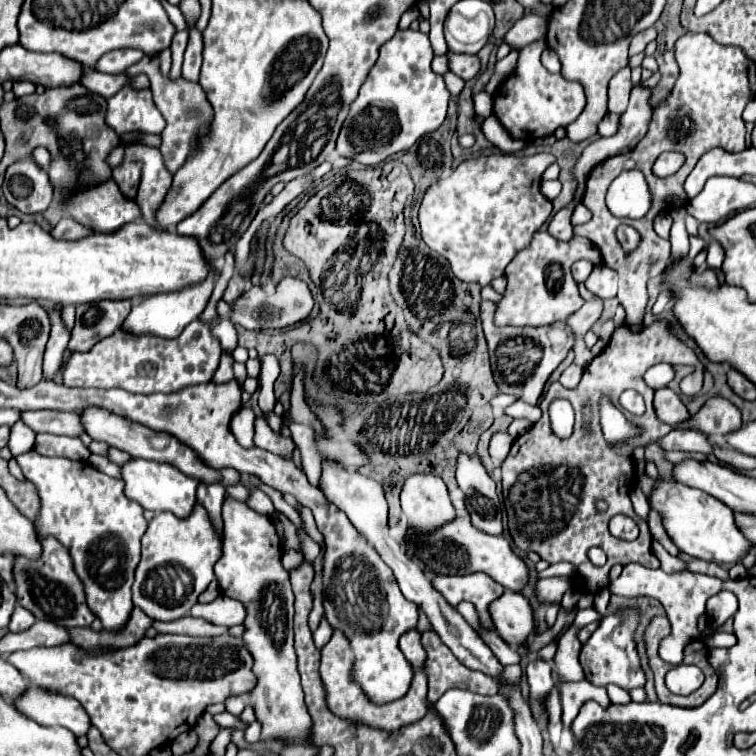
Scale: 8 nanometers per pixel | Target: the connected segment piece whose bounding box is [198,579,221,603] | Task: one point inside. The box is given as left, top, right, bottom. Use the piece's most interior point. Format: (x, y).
(213, 591)

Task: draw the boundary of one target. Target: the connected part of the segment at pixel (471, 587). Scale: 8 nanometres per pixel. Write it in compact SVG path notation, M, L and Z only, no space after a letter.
M422 566L422 570L430 576L432 586L442 594L442 598L452 608L456 608L460 602L472 602L478 612L480 626L484 630L494 632L494 622L490 618L488 608L490 602L494 602L494 598L500 598L504 594L502 586L498 586L488 574L482 572L466 576L444 576L444 574L434 574L430 566Z

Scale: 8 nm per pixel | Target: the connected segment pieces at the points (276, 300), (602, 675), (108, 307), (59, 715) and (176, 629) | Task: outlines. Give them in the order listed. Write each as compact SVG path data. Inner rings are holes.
M282 278L278 282L274 294L264 292L262 286L254 286L252 290L244 292L232 308L234 308L234 312L232 312L230 320L234 324L244 326L246 330L270 330L270 328L286 328L286 326L304 322L314 308L314 298L312 298L306 282L302 282L298 278Z
M624 608L624 610L618 610L614 614L604 616L604 620L596 628L596 632L582 646L580 664L582 664L586 680L590 684L594 684L594 686L616 684L616 686L624 688L626 692L630 692L634 688L644 688L646 676L644 676L642 666L640 666L638 648L634 642L634 634L636 634L636 628L640 624L640 614L642 612L638 608Z
M100 300L80 304L76 308L76 326L72 328L72 340L68 344L68 350L86 352L102 338L114 334L128 316L130 306L130 300Z
M30 688L14 702L14 706L40 726L64 726L76 736L86 736L92 726L86 710L82 710L74 698L56 692Z
M186 616L186 618L178 618L174 622L154 622L154 628L170 634L186 634L186 636L220 636L224 632L228 632L226 626L216 626L204 618L194 618L194 616Z

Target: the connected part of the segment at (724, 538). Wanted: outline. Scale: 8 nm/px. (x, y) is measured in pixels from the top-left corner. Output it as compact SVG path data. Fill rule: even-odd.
M662 480L652 492L652 504L662 514L666 532L670 534L678 550L686 552L692 558L716 564L736 564L748 552L752 552L750 540L746 540L746 536L738 530L734 522L734 512L724 502L702 490L690 488L680 482Z

